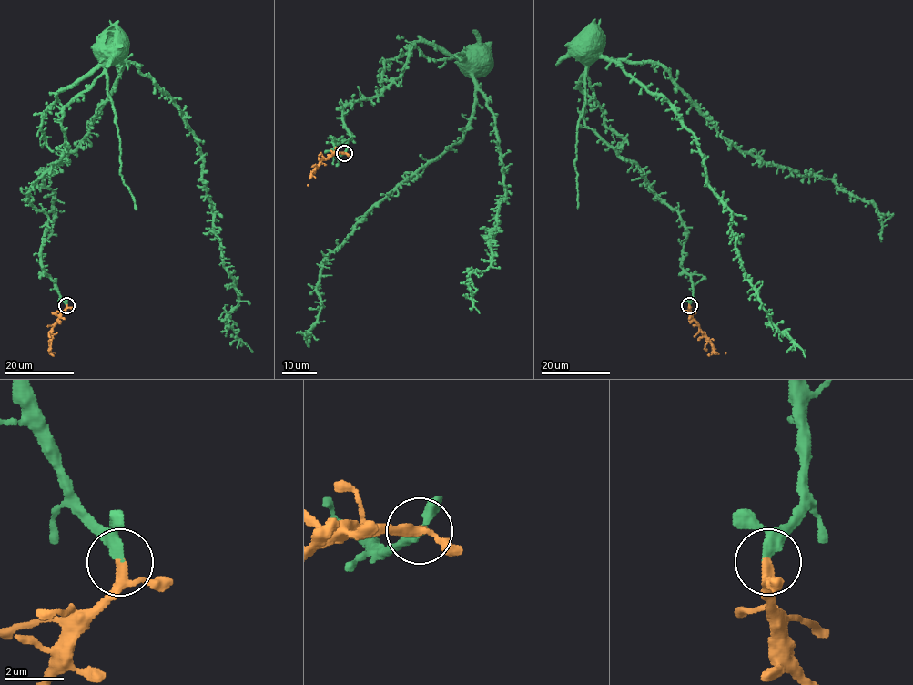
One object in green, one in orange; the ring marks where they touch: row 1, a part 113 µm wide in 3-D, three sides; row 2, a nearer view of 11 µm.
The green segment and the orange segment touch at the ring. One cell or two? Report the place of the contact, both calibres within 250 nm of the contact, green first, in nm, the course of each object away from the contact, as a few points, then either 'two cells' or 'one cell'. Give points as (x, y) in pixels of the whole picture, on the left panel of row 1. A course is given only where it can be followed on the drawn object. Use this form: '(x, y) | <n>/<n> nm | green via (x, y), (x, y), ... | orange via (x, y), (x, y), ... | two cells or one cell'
(66, 305) | 280/280 nm | green via (66, 304), (27, 195), (65, 149), (63, 109), (124, 59), (198, 145), (237, 292), (228, 327), (253, 352) | orange via (66, 305), (53, 328), (49, 352) | one cell

